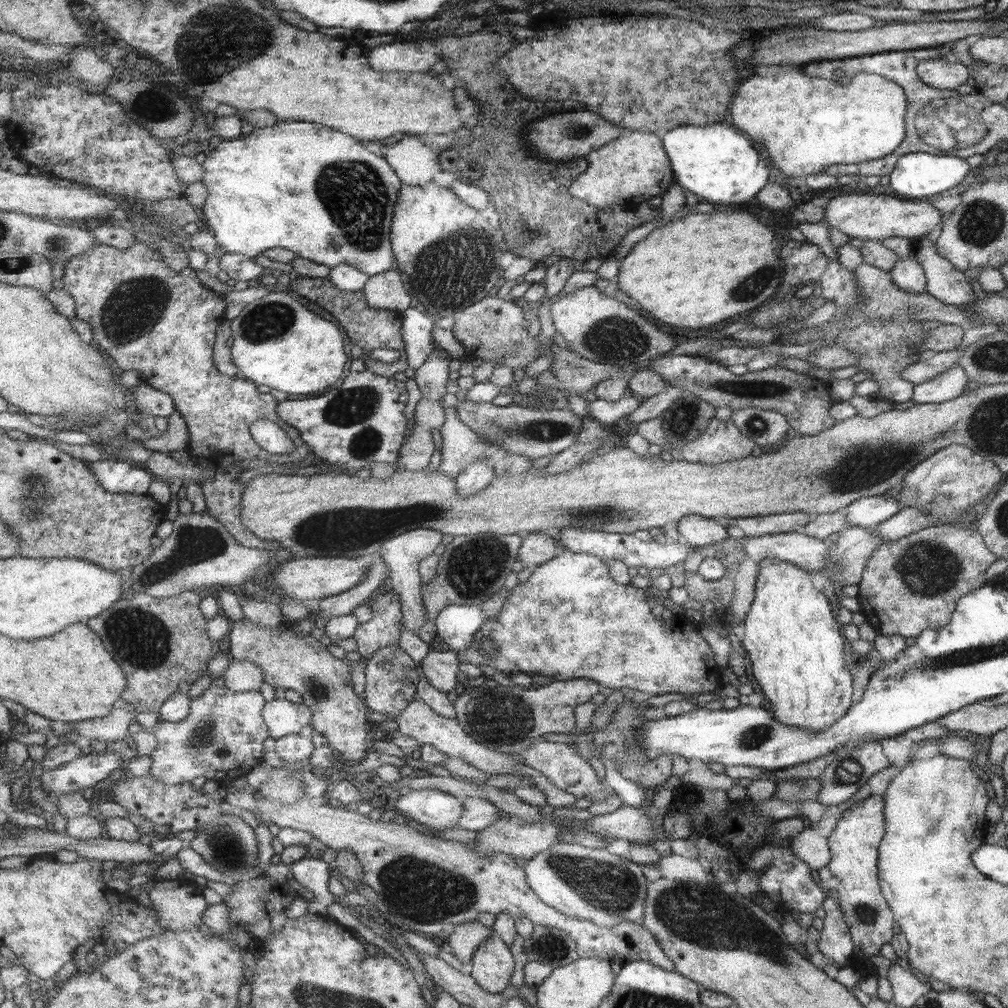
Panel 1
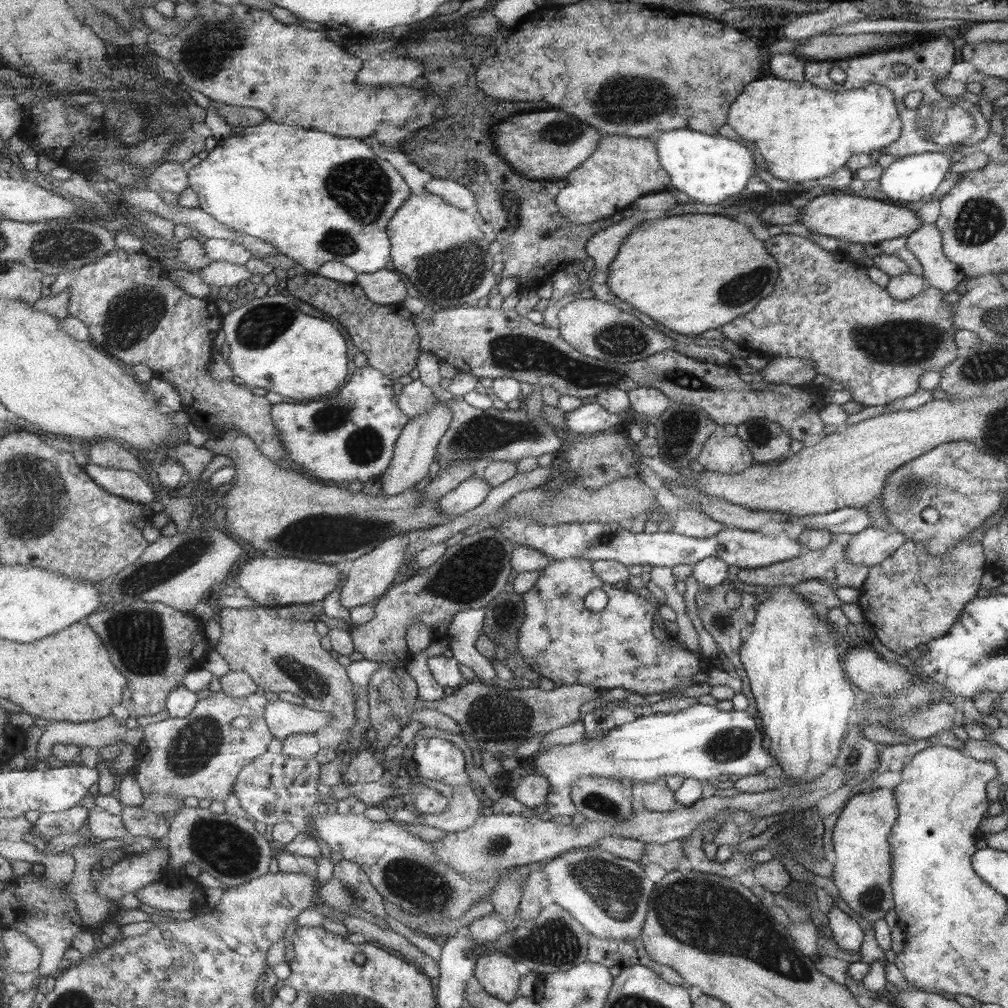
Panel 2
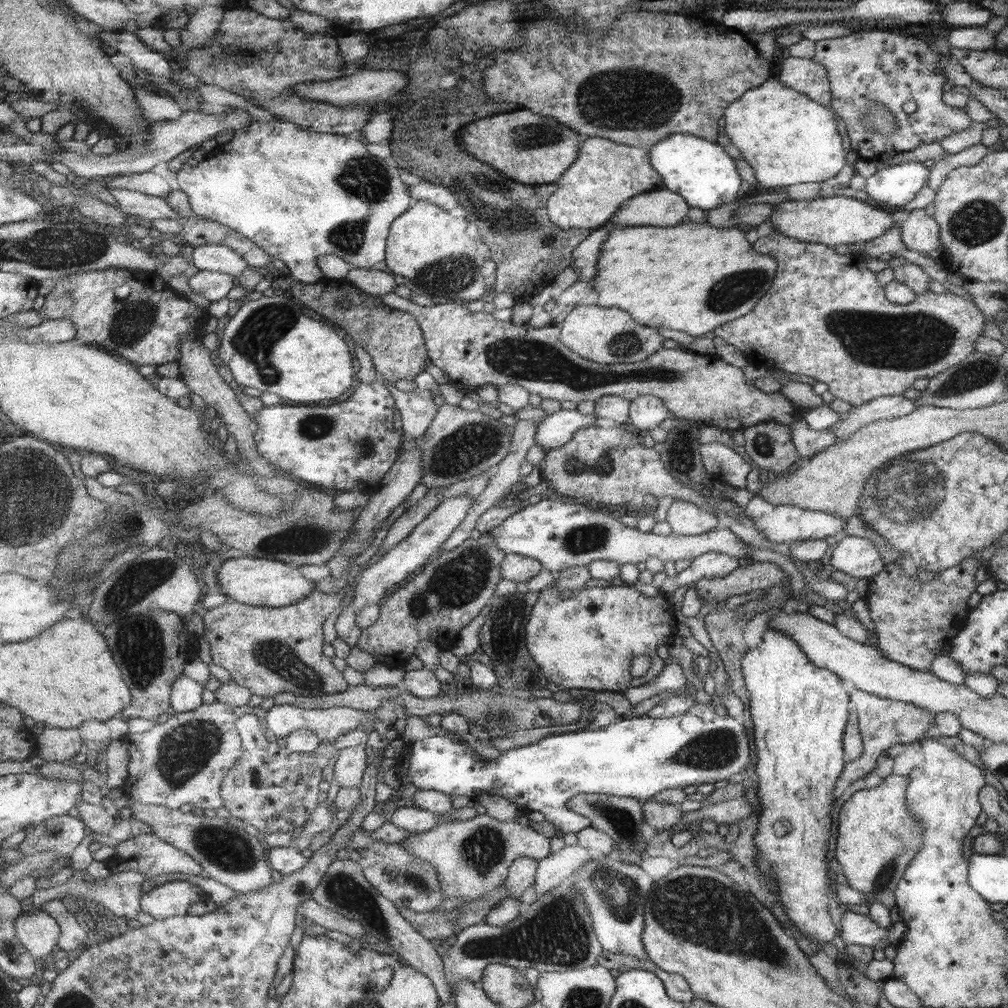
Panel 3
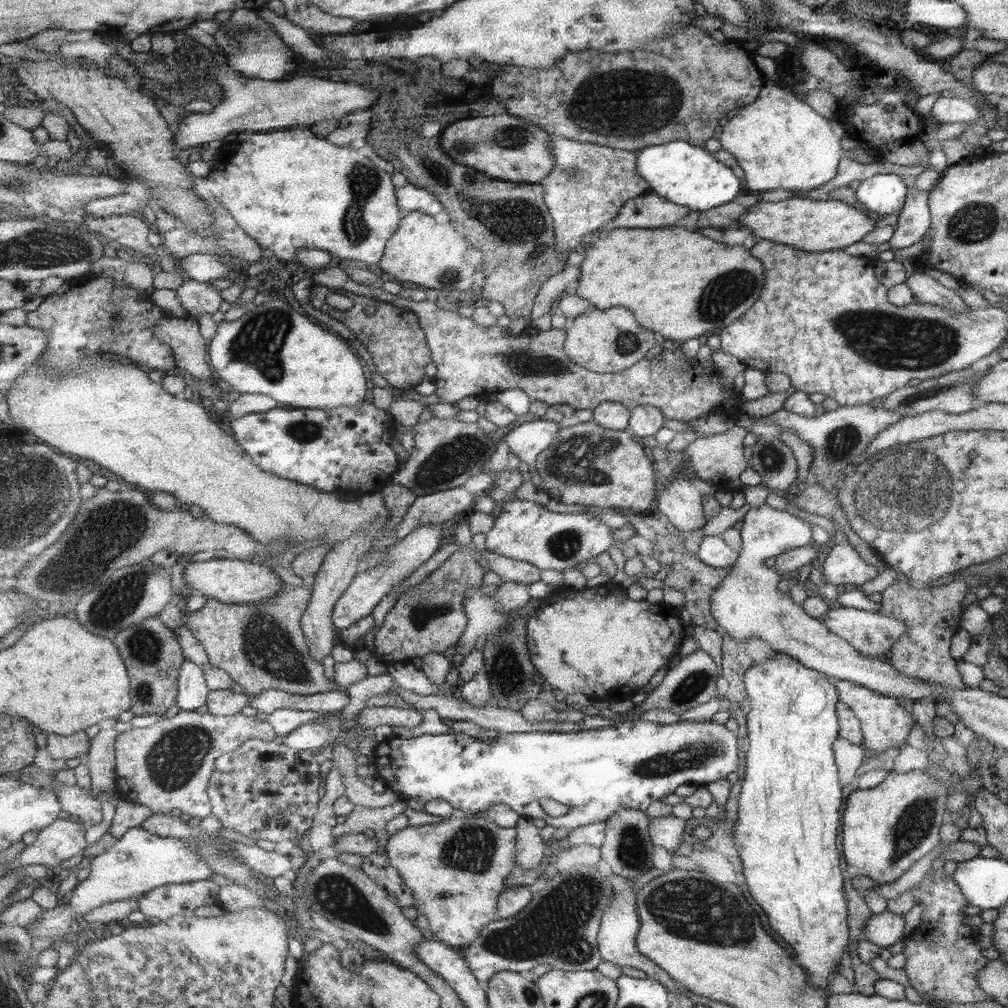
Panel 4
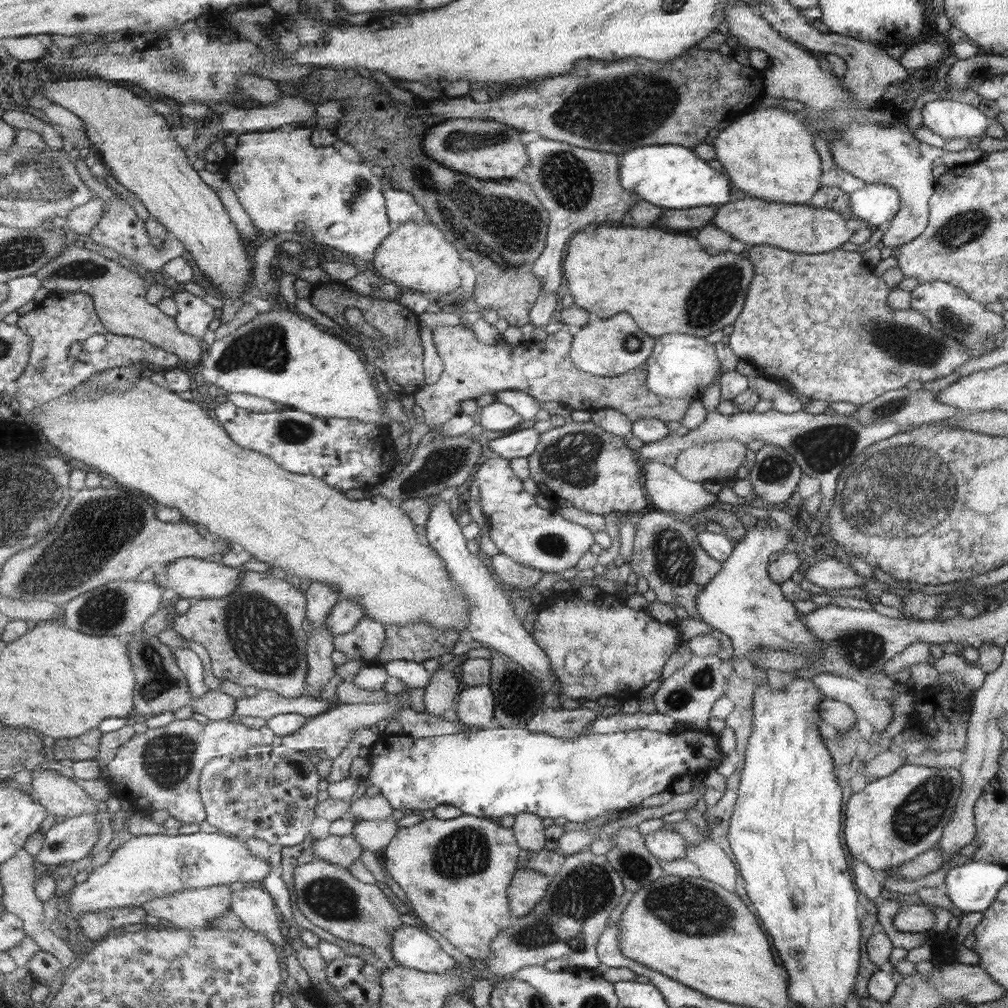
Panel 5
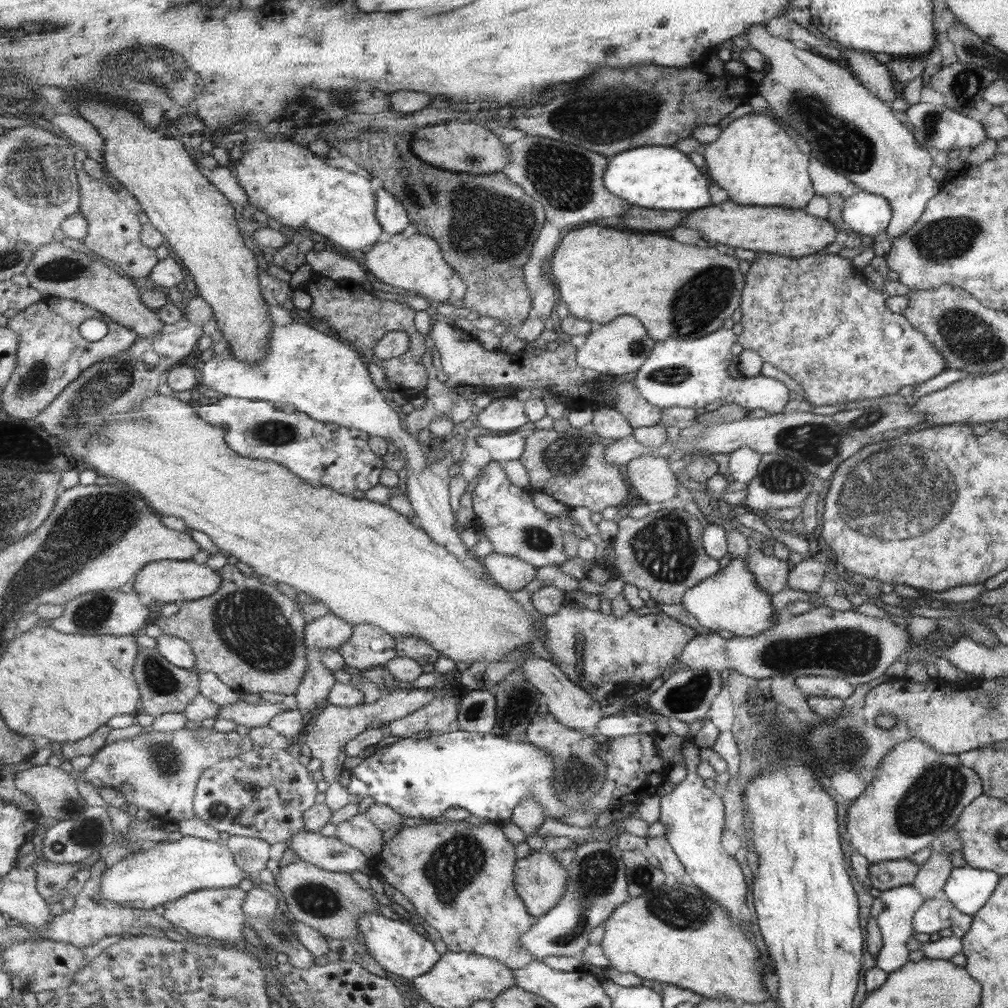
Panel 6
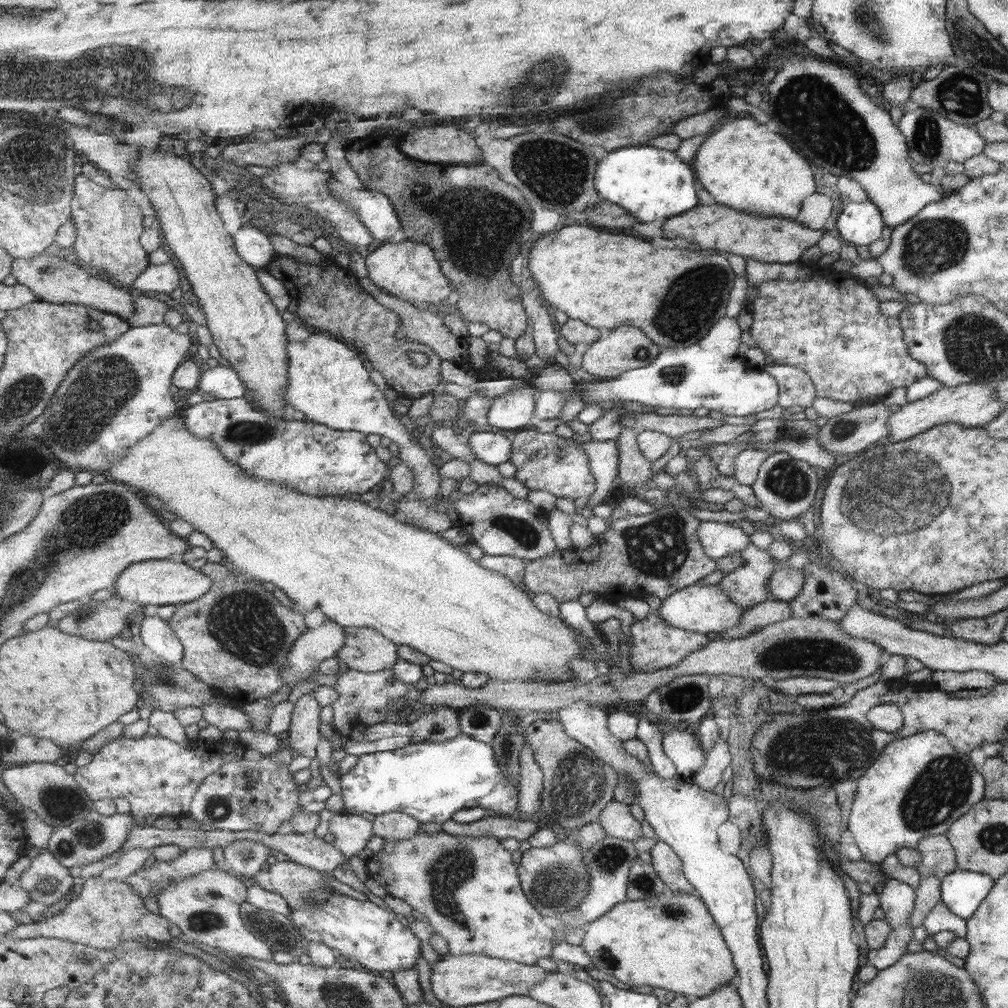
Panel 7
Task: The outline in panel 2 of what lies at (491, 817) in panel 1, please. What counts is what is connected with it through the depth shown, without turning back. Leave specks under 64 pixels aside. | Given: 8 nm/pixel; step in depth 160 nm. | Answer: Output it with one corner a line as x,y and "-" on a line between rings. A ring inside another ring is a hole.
470,785
455,786
453,787
453,797
445,812
427,814
401,808
395,812
395,821
399,824
404,822
414,825
426,824
445,832
459,832
459,830
467,830
475,824
477,818
481,816
479,810
482,808
477,792

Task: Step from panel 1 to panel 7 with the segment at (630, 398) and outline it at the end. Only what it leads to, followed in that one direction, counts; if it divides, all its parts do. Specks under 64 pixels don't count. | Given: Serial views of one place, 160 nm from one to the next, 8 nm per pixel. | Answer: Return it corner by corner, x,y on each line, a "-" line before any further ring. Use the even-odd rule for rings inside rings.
474,432
467,443
473,448
477,458
491,466
509,461
513,450
512,442
495,432

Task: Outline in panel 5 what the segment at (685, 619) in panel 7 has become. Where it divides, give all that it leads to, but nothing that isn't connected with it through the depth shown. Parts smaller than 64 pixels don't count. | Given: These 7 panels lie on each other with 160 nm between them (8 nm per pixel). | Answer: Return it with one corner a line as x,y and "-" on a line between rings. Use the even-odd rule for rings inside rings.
755,522
753,528
746,530
746,535
733,547
731,554
722,562
722,569
714,578
707,582
702,592
695,598
698,604
699,617
701,621
711,627
711,629
723,632
731,641
732,656
728,663
731,665
734,660
744,657
750,651
757,648
771,648
771,650
783,650
783,652
799,652
801,656
811,656
821,650
821,643
811,635
805,623
801,621
797,610
793,607
792,602
787,601
781,593
780,586
773,583
767,575
768,565
767,556
771,552
786,552
791,546
791,529
785,531
775,525
771,528
767,523
758,524

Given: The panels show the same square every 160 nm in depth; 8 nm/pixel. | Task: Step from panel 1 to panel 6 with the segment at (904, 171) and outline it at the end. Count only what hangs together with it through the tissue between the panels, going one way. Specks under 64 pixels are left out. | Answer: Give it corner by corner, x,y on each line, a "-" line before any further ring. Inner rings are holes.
862,190
844,199
840,215
853,233
875,237
886,230
892,212
885,198

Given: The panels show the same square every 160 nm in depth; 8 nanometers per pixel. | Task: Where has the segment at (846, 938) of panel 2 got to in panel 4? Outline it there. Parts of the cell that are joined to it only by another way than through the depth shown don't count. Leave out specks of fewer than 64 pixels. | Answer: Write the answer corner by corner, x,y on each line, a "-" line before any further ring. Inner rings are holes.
885,910
869,917
864,928
864,939
881,948
886,948
899,940
902,930
903,915

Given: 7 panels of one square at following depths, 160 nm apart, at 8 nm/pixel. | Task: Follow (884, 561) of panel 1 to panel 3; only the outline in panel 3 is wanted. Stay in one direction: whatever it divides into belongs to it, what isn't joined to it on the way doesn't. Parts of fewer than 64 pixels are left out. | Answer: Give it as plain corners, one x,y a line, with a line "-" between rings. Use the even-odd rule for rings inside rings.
966,558
959,565
935,573
933,579
921,584
899,567
899,562
885,564
883,569
868,580
863,600
873,622
873,645
887,659
913,670
929,671
929,664
939,655
945,642
949,642
965,627
967,596
975,591
973,574
977,560

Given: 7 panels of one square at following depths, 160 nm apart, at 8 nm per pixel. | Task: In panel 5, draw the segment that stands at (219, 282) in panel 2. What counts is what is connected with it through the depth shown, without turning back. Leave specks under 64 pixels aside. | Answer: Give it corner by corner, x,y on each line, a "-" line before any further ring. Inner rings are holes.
181,289
173,296
173,300
178,307
175,316
178,329
202,339
209,332
211,322
215,320
215,308
207,305
201,297

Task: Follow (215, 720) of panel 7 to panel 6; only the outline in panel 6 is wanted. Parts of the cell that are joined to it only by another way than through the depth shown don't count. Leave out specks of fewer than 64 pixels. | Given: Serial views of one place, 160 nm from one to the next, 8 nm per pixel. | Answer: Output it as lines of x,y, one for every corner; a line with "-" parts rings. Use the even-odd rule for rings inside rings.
260,700
255,703
244,701
235,704
221,705
219,708
219,719
233,721
239,726
249,727
253,730
263,726
270,726
273,718
281,712
288,710
283,703
271,703

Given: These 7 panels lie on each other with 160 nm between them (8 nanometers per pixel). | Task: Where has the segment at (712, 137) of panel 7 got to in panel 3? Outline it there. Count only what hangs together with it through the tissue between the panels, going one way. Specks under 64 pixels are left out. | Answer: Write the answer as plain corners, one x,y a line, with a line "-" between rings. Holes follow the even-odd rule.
774,79
744,93
724,114
723,126
730,144
738,148
753,169
761,188
791,186
799,182
824,182
835,177
845,164
841,138
835,130
833,110
807,99

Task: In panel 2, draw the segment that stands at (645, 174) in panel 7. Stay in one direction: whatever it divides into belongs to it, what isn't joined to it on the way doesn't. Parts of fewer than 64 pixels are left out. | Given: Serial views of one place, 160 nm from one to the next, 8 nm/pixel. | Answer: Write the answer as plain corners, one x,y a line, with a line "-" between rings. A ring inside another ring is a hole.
676,129
657,134
653,143
659,163
670,176
669,188
680,190
699,204
719,204
743,190
747,178
753,176
753,160
749,150
735,140
688,129

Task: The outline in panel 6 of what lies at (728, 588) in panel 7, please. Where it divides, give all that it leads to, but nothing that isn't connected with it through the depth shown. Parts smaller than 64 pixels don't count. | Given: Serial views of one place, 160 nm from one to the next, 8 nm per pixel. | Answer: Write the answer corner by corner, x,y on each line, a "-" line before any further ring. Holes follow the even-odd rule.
759,545
749,548
744,555
744,566
753,575
757,589
761,589
763,593
777,594
786,587
789,575
787,561
763,554

